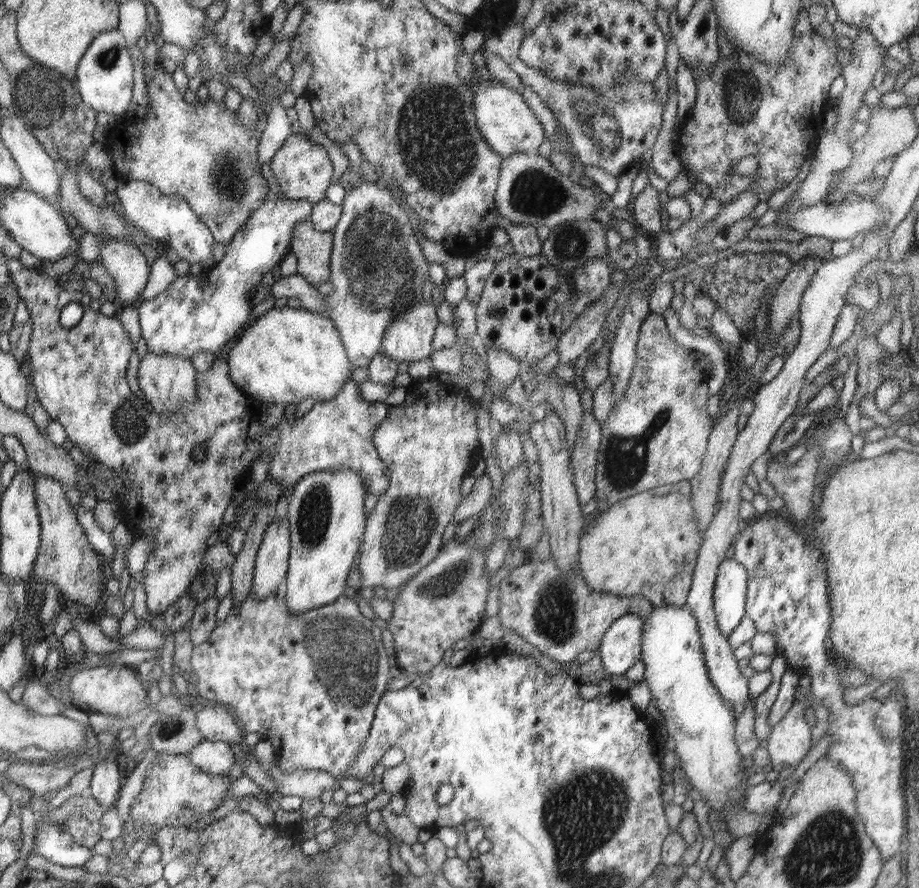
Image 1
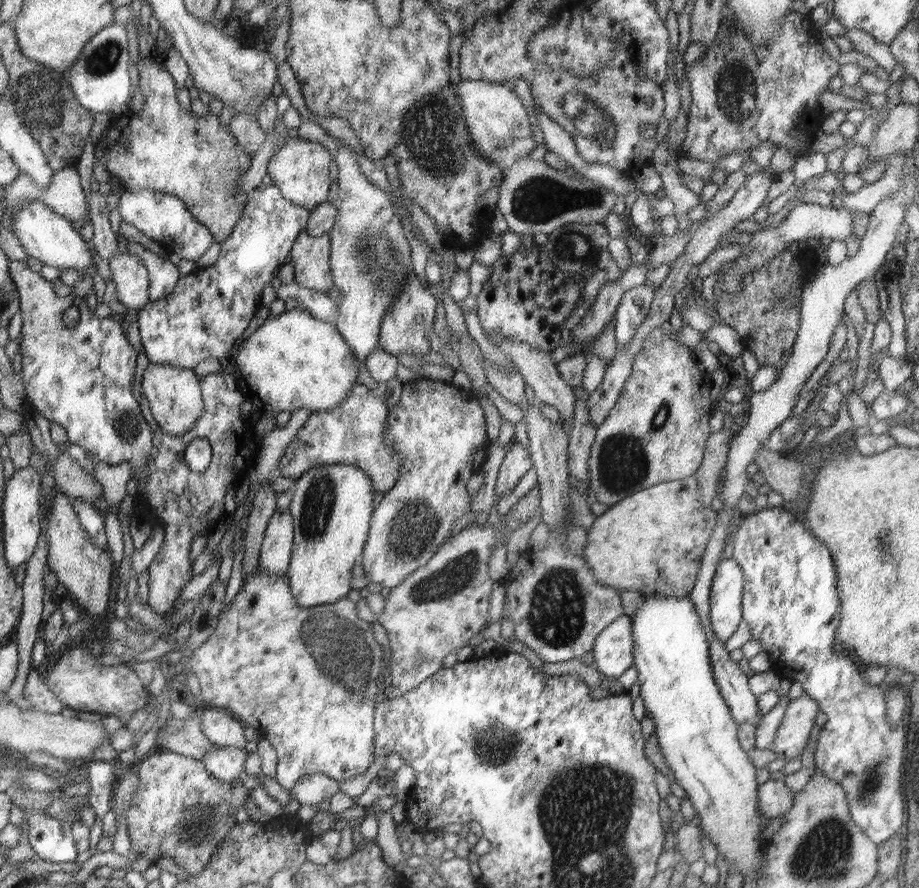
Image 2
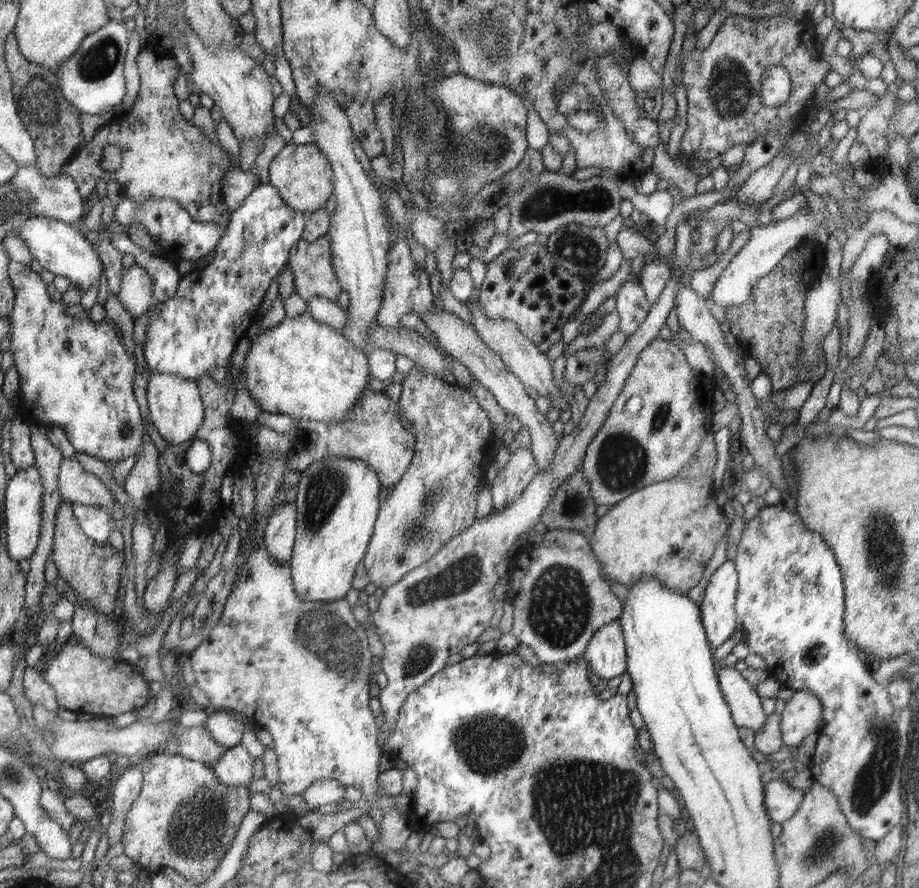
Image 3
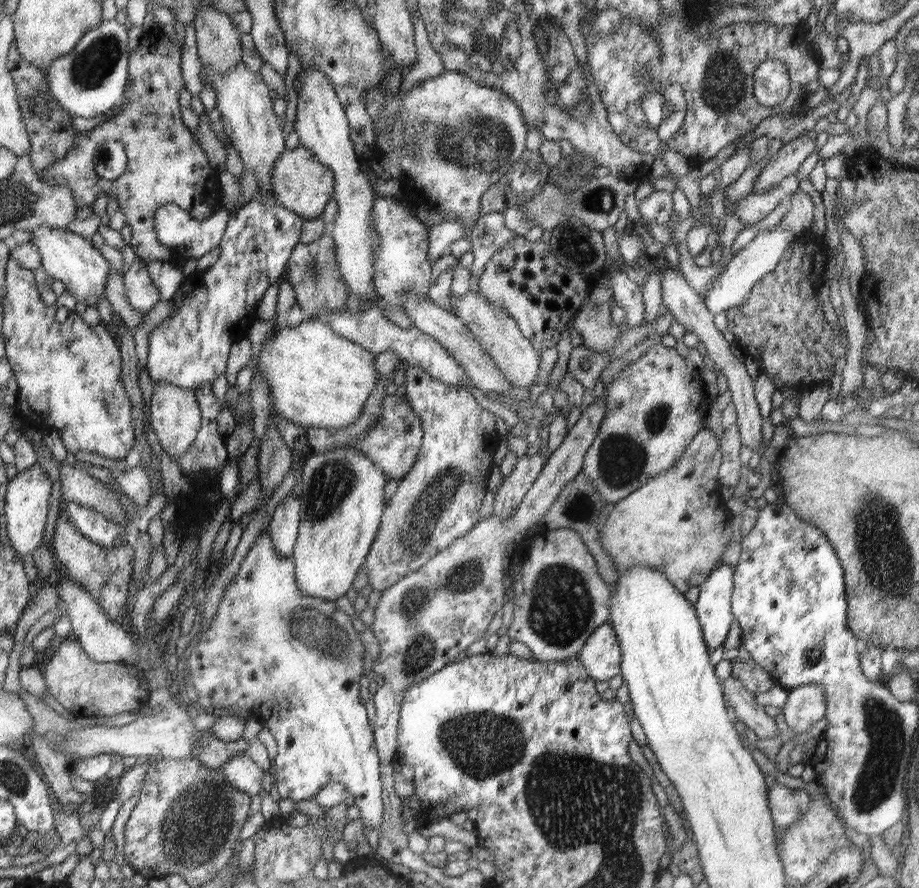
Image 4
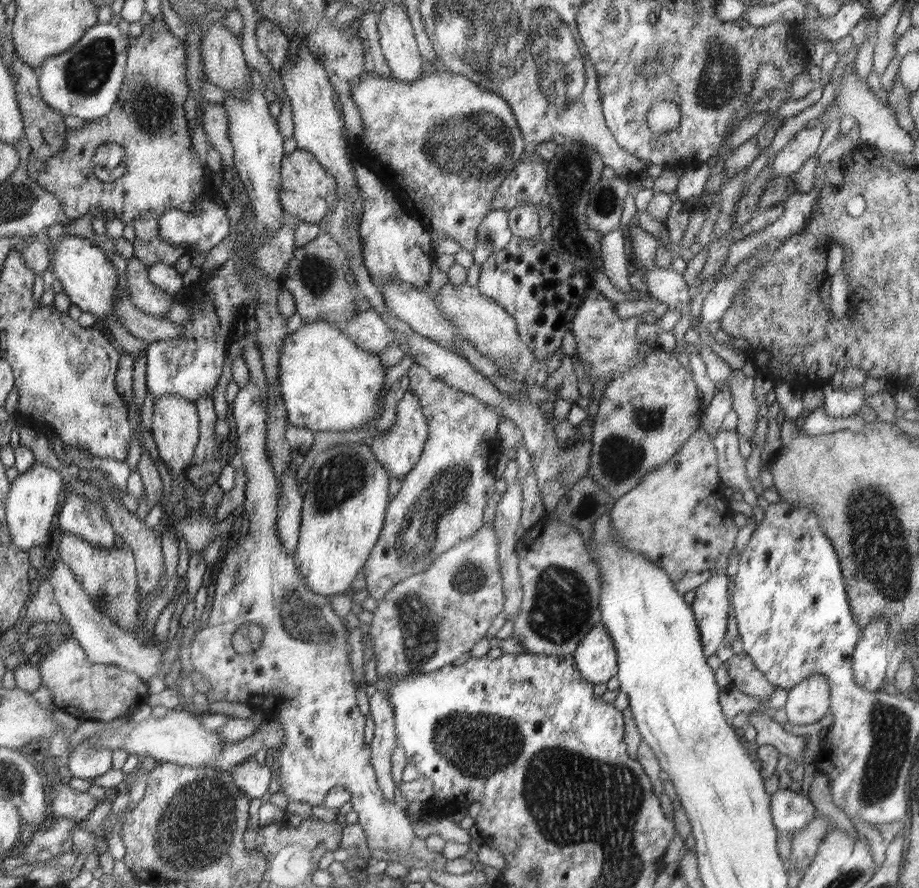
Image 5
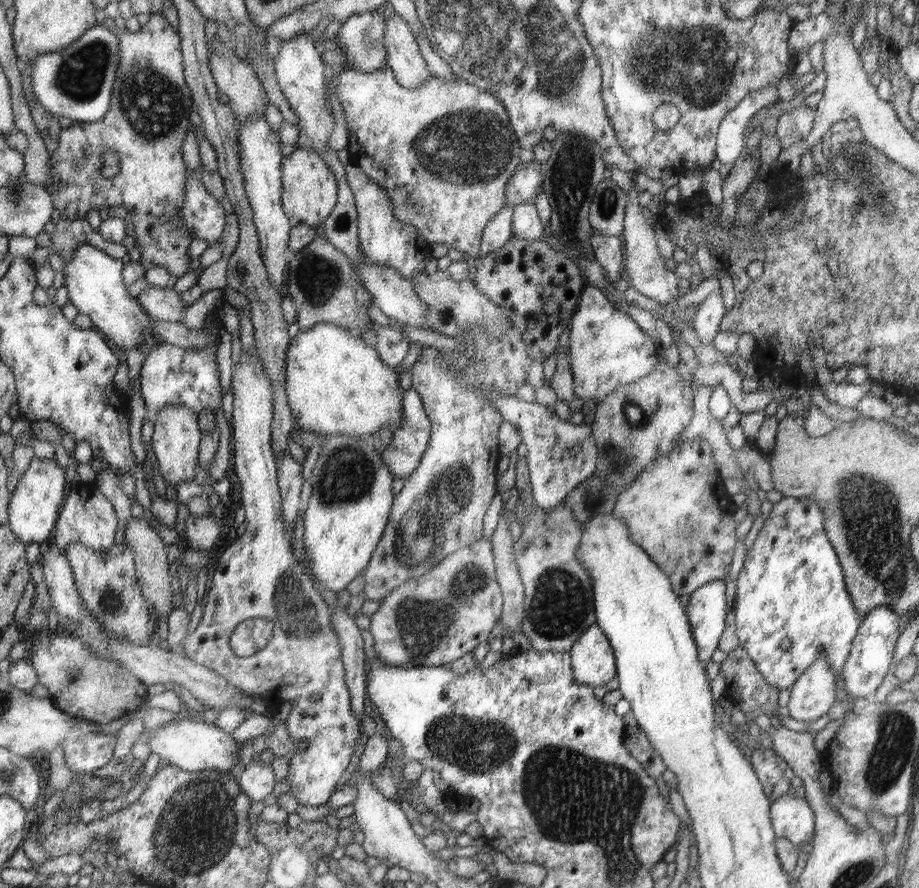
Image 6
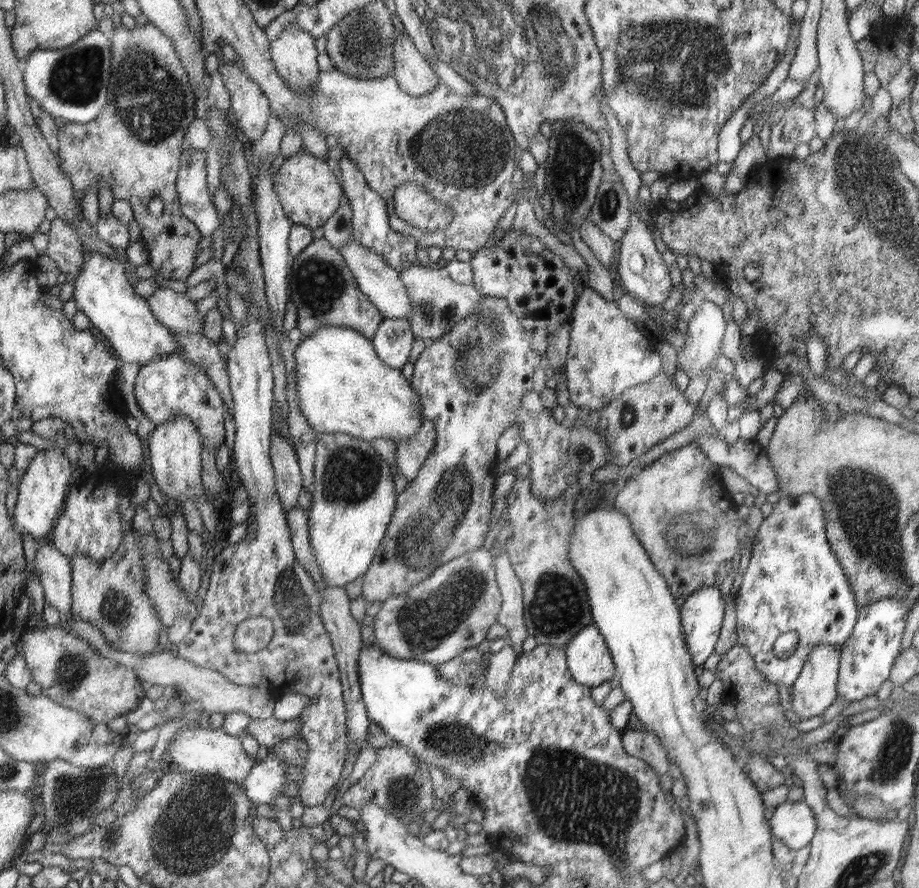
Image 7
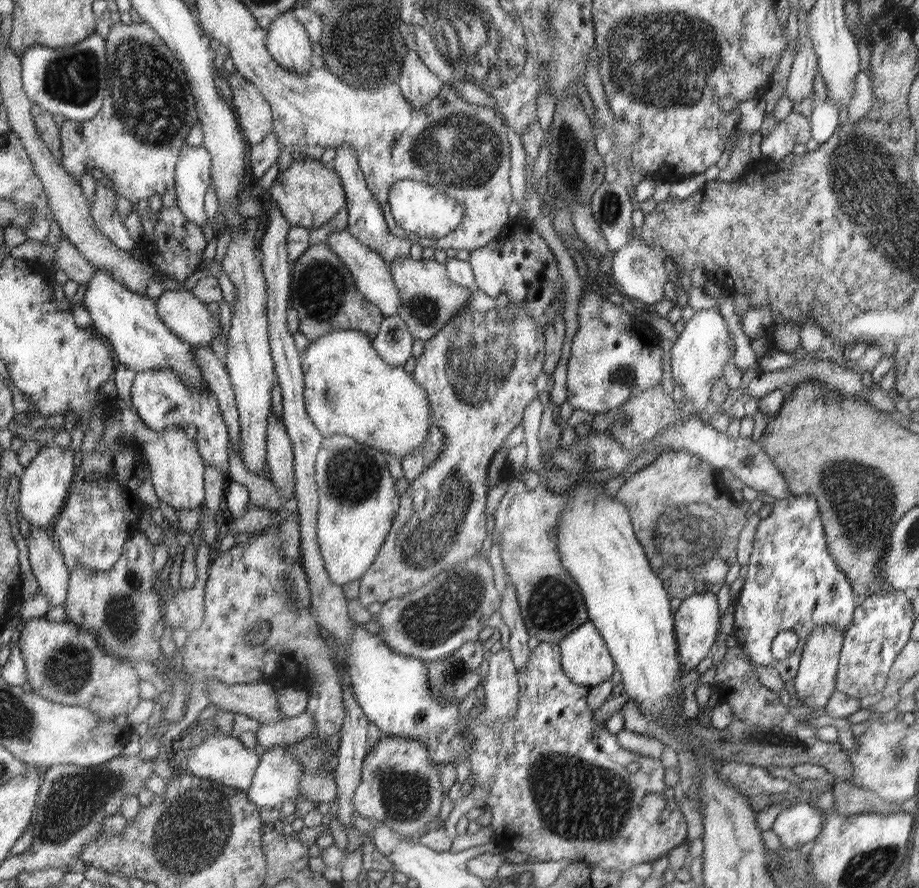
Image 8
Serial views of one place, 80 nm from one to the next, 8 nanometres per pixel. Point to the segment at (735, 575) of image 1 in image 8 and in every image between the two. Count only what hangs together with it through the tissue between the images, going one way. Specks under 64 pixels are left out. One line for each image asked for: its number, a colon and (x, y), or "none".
2: (726, 591)
3: (718, 607)
4: (713, 608)
5: (712, 602)
6: (707, 610)
7: (702, 614)
8: (696, 621)

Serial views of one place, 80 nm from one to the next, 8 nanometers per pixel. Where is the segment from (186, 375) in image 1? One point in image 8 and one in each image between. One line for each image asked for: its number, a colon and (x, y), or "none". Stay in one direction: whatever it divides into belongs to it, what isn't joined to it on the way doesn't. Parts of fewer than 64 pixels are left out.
2: (174, 395)
3: (176, 408)
4: (175, 414)
5: (175, 428)
6: (177, 434)
7: (174, 447)
8: (176, 467)

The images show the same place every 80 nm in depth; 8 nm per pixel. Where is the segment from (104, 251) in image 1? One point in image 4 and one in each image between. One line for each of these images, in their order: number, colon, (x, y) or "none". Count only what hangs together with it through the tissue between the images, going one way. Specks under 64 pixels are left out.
2: (129, 274)
3: (136, 294)
4: (143, 294)

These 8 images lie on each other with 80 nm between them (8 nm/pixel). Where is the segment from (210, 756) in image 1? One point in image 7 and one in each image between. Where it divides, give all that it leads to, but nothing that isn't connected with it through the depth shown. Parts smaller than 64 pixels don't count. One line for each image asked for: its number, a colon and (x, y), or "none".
2: (226, 763)
3: (235, 767)
4: (242, 771)
5: (252, 777)
6: (257, 779)
7: (266, 781)

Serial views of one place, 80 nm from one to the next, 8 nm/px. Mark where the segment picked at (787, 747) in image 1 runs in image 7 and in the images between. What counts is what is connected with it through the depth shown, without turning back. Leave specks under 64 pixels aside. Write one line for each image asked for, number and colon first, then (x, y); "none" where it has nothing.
2: (793, 733)
3: (800, 716)
4: (805, 705)
5: (807, 703)
6: (813, 694)
7: (815, 689)

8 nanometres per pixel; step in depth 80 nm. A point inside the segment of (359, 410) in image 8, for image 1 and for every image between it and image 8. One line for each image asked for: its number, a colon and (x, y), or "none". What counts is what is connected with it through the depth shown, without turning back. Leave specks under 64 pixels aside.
1: (287, 355)
2: (294, 360)
3: (300, 367)
4: (316, 378)
5: (328, 382)
6: (335, 383)
7: (343, 386)

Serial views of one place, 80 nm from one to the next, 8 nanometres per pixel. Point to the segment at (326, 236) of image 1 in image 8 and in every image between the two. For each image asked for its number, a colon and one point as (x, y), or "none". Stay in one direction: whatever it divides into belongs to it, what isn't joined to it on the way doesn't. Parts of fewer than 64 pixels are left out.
2: (311, 255)
3: (311, 263)
4: (314, 272)
5: (324, 288)
6: (321, 280)
7: (322, 286)
8: (324, 293)

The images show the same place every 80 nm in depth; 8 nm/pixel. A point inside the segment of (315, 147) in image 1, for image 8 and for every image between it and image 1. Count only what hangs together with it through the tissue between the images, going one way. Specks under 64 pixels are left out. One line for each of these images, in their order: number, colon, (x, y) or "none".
2: (300, 169)
3: (301, 173)
4: (300, 182)
5: (307, 190)
6: (308, 192)
7: (310, 193)
8: (308, 194)

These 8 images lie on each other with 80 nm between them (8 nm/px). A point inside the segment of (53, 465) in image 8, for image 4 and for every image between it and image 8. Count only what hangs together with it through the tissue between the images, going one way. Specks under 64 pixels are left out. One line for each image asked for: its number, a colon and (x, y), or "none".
4: (28, 501)
5: (33, 502)
6: (34, 506)
7: (42, 487)

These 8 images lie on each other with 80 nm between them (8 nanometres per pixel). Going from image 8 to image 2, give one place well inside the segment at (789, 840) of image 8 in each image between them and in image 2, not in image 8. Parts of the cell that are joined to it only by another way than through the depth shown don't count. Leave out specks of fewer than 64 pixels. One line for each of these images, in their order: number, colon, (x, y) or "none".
2: (776, 798)
3: (781, 800)
4: (787, 806)
5: (791, 811)
6: (792, 818)
7: (794, 822)

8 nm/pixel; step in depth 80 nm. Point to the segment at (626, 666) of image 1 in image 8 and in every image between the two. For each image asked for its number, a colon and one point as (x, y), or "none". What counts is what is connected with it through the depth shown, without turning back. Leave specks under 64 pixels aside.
2: (612, 650)
3: (605, 653)
4: (600, 654)
5: (595, 656)
6: (593, 662)
7: (589, 661)
8: (585, 659)

